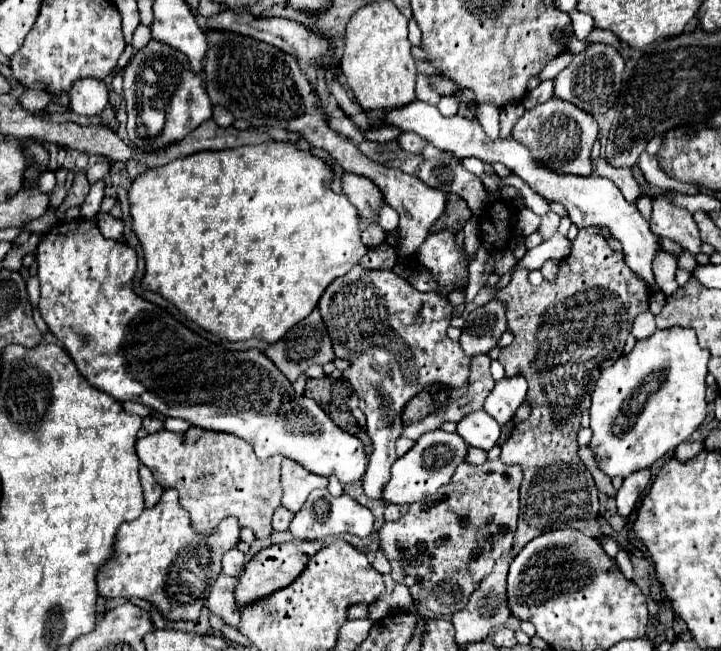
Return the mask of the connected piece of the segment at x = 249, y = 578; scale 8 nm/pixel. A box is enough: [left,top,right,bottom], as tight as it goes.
[235,540,325,614]

